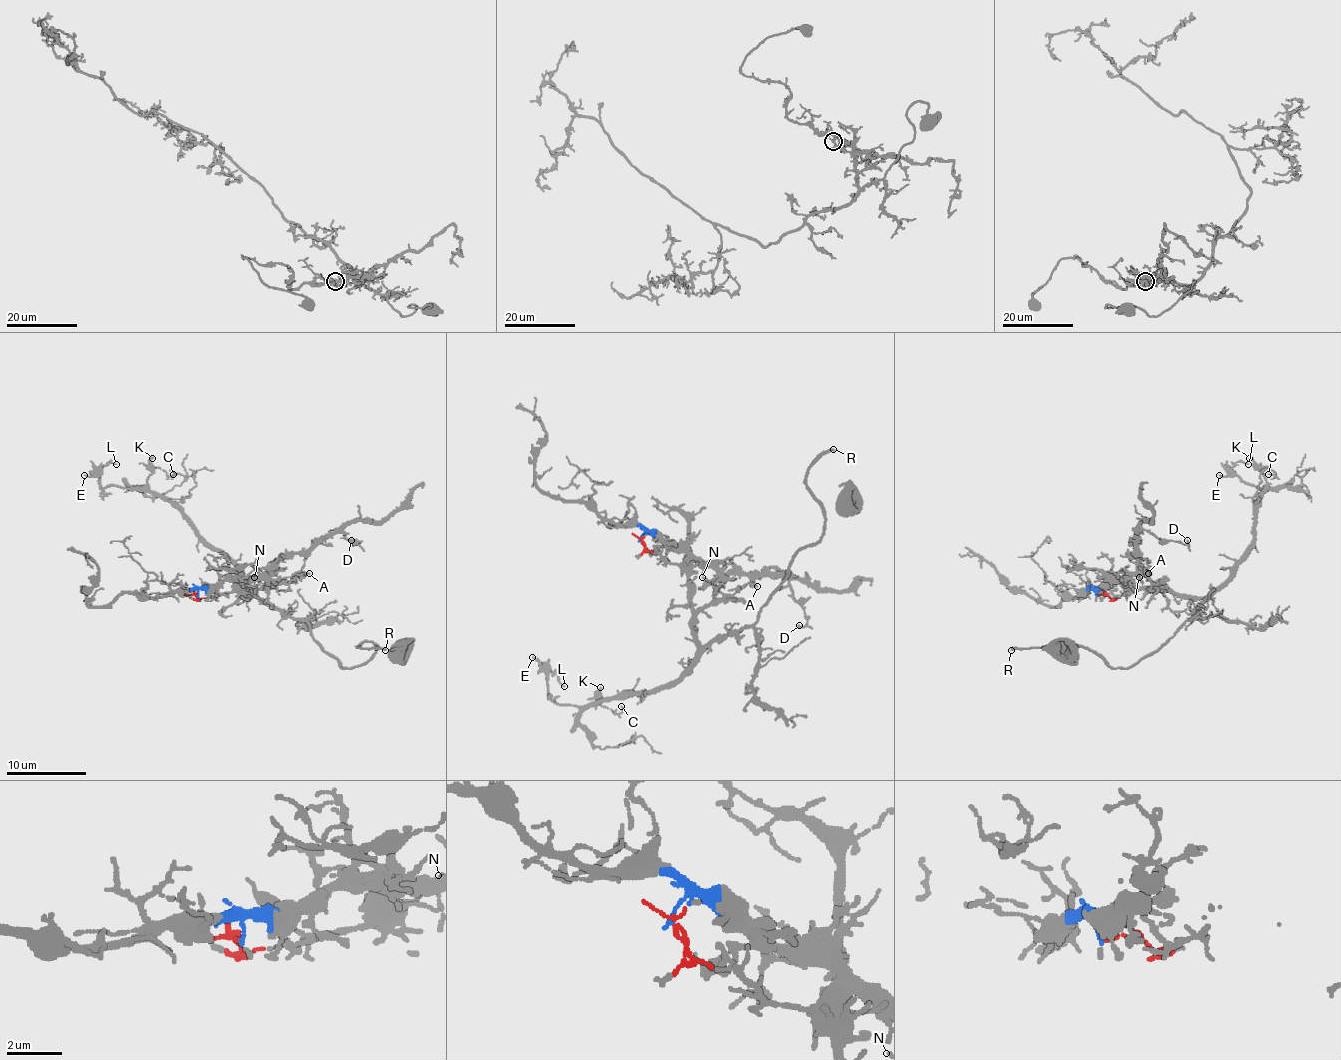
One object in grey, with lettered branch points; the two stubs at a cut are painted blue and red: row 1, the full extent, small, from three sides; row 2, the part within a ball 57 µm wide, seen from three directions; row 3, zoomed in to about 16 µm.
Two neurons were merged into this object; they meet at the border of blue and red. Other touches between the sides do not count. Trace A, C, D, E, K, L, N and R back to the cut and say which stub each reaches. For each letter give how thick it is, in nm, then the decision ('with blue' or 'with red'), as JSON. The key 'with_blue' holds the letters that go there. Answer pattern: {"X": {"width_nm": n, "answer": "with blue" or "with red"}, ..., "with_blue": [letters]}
{"A": {"width_nm": 200, "answer": "with red"}, "C": {"width_nm": 110, "answer": "with red"}, "D": {"width_nm": 130, "answer": "with blue"}, "E": {"width_nm": 120, "answer": "with red"}, "K": {"width_nm": 130, "answer": "with red"}, "L": {"width_nm": 90, "answer": "with red"}, "N": {"width_nm": 110, "answer": "with blue"}, "R": {"width_nm": 220, "answer": "with red"}, "with_blue": ["D", "N"]}

